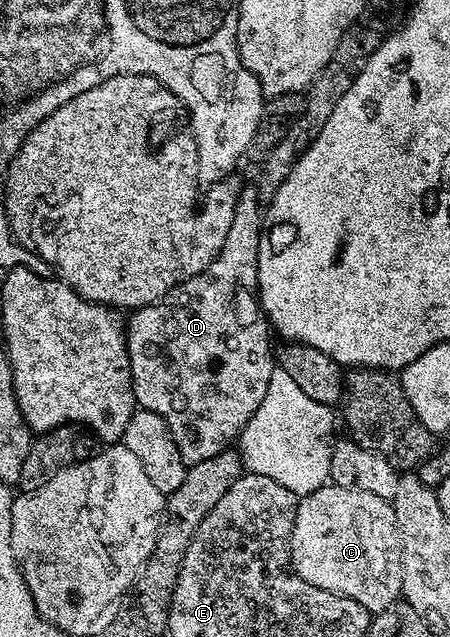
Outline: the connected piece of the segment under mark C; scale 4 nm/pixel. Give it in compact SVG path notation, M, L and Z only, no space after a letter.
M331 483L307 493L296 506L290 565L306 583L362 603L369 615L382 612L402 597L402 551L392 502Z

